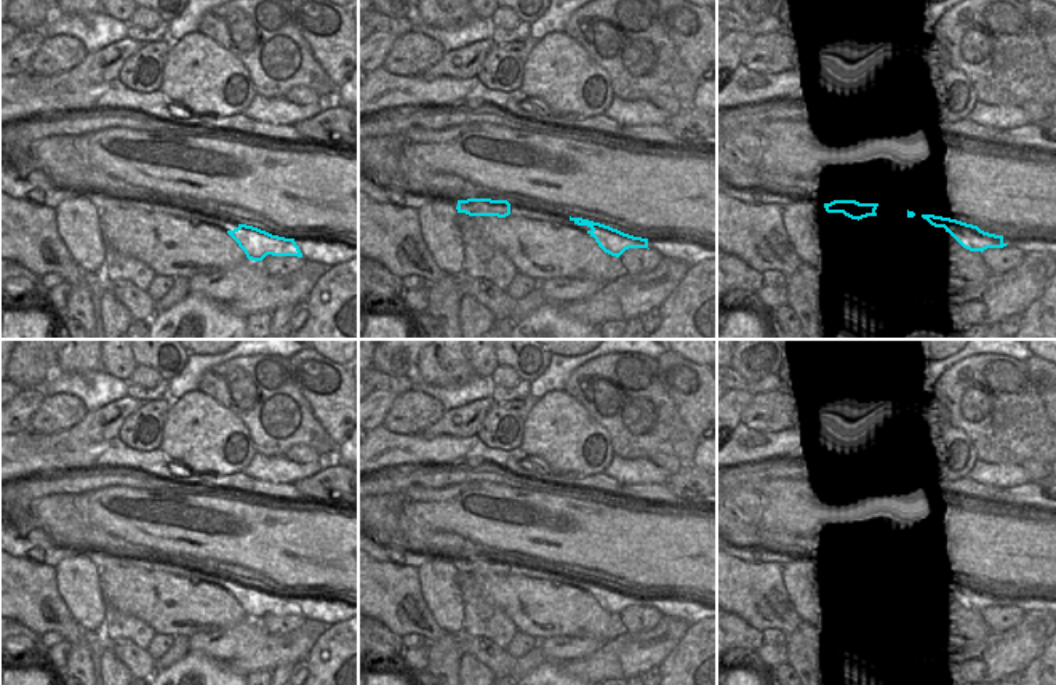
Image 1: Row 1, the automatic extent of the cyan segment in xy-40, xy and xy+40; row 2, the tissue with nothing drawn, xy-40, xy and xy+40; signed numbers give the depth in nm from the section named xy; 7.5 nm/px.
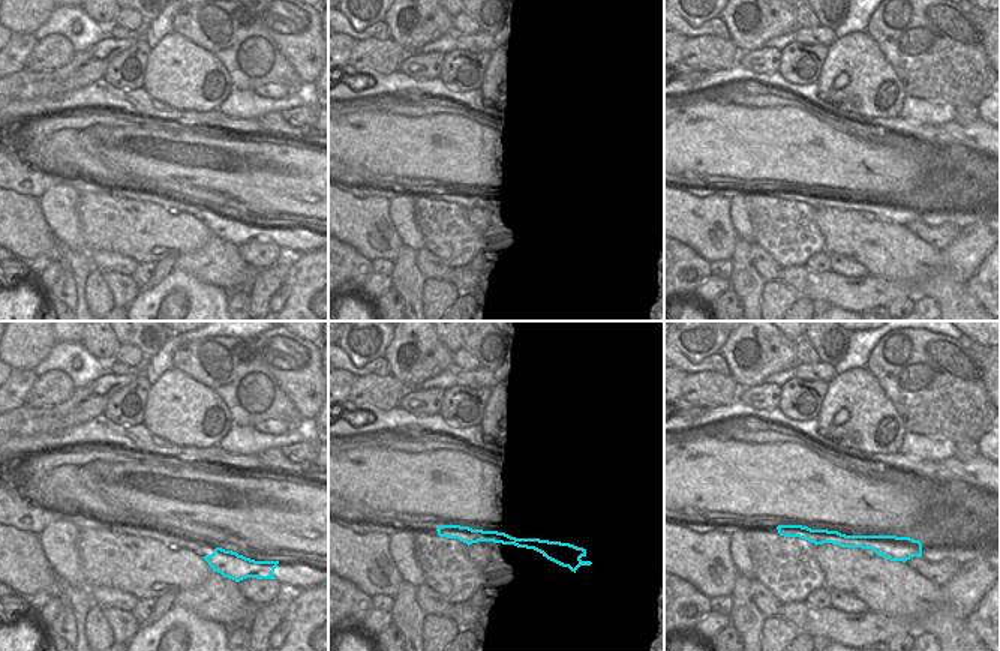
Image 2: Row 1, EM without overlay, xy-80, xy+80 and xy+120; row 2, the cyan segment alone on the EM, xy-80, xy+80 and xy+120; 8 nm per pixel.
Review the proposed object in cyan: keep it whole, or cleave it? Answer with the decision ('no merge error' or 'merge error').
merge error

